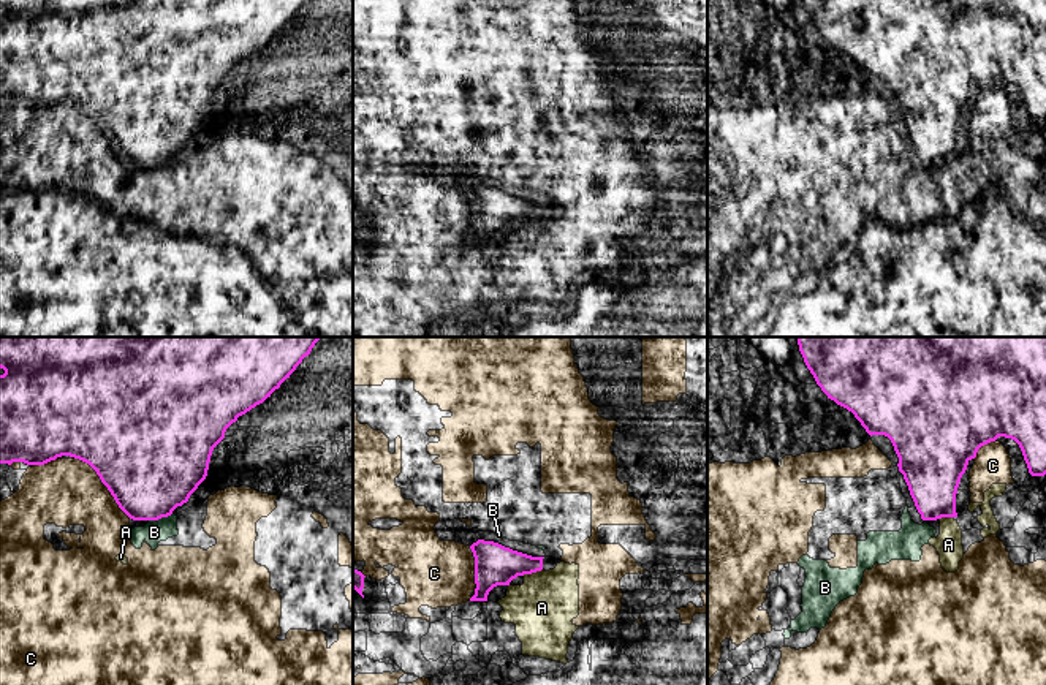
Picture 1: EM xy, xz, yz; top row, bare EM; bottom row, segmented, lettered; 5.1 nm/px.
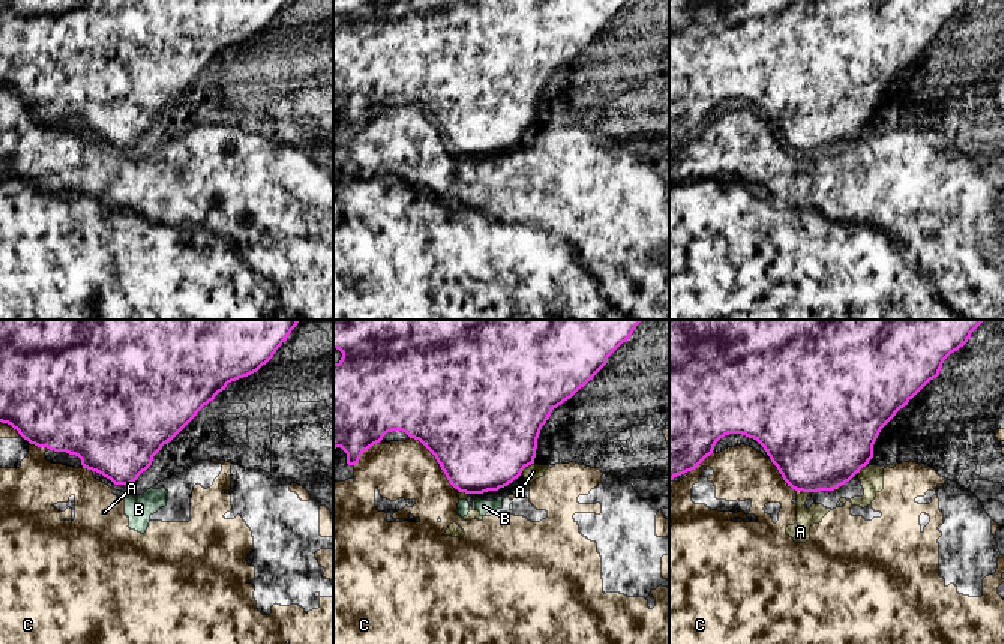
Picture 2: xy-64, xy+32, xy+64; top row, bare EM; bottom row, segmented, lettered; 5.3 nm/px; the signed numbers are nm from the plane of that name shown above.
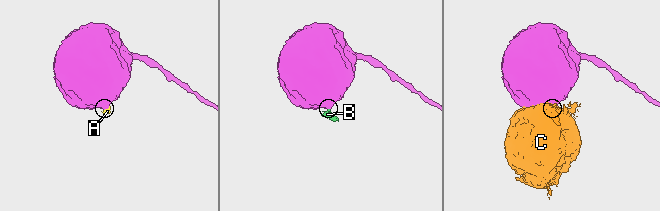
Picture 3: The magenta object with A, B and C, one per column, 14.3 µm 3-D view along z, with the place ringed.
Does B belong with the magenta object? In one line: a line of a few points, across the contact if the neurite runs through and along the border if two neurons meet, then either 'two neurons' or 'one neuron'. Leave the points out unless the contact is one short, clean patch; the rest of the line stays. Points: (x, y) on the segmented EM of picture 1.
xy (171, 513), (149, 521) | two neurons

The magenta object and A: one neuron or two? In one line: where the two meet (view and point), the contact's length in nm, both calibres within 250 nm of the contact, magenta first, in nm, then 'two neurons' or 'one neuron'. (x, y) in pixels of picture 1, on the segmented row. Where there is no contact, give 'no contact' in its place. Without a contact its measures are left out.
xz (532, 571) | 110 nm | 200/320 nm | two neurons

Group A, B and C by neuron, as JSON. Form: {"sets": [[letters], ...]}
{"sets": [["A", "B", "C"]]}

